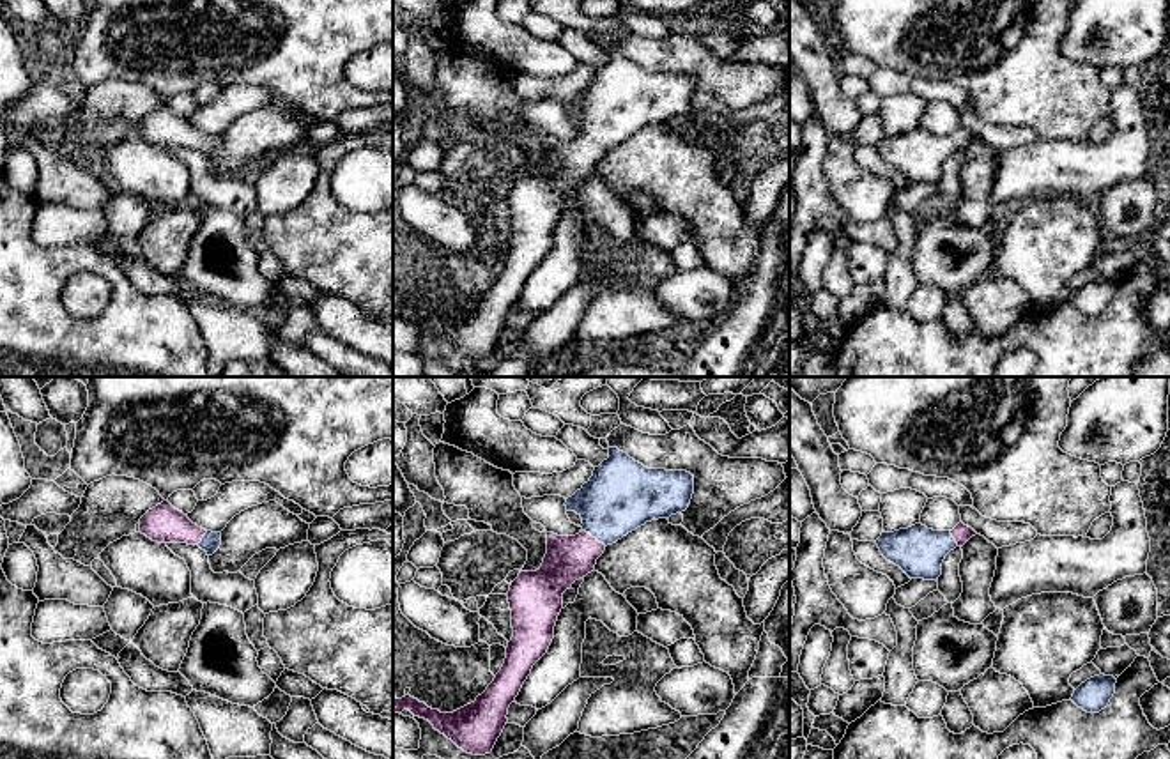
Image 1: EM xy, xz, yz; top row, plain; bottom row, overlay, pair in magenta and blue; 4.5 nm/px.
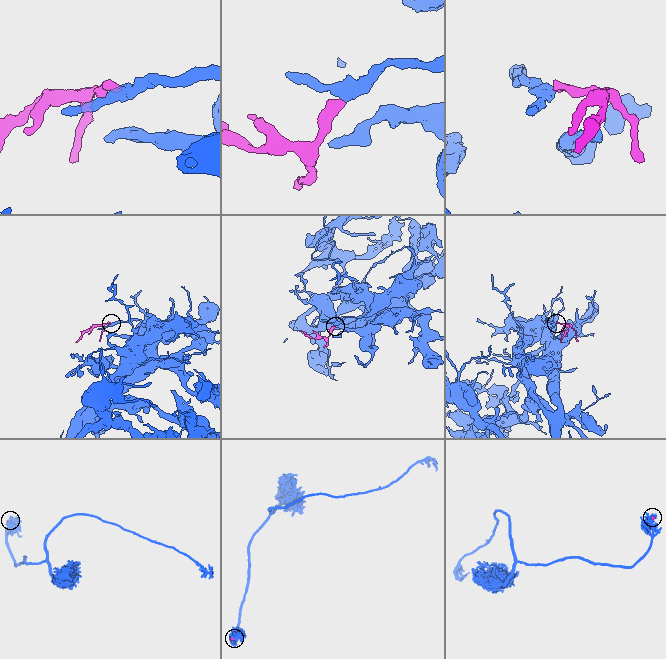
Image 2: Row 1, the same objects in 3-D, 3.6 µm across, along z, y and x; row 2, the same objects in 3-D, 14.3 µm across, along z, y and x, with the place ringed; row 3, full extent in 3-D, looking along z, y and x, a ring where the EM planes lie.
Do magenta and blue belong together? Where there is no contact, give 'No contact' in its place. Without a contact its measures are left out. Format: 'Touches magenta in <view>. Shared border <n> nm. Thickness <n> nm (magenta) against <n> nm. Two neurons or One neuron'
Touches magenta in xz. Shared border 130 nm. Thickness 200 nm (magenta) against 320 nm. One neuron

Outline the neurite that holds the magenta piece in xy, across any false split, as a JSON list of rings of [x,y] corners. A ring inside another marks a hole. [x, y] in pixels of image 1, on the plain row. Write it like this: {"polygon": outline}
{"polygon": [[[163,104],[140,122],[140,136],[158,147],[198,149],[207,159],[212,159],[221,149],[221,136],[198,131],[168,104]]]}

